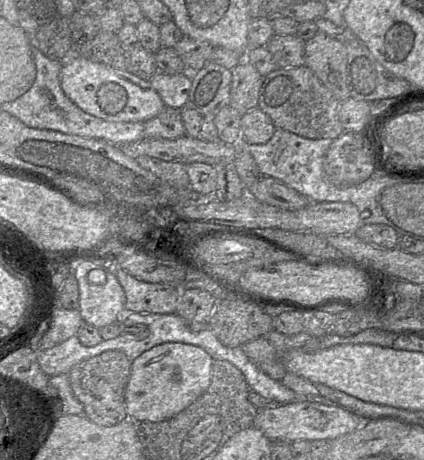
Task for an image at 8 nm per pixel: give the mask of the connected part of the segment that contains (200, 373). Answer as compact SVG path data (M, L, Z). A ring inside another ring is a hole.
M165 342L143 352L132 361L124 390L128 419L161 422L186 409L209 387L212 360L200 347L181 342Z

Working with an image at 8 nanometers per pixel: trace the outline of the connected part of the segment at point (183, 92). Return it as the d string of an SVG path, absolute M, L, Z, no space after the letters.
M188 71L179 74L163 74L157 72L151 78L150 82L166 107L182 109L188 99L192 73Z

